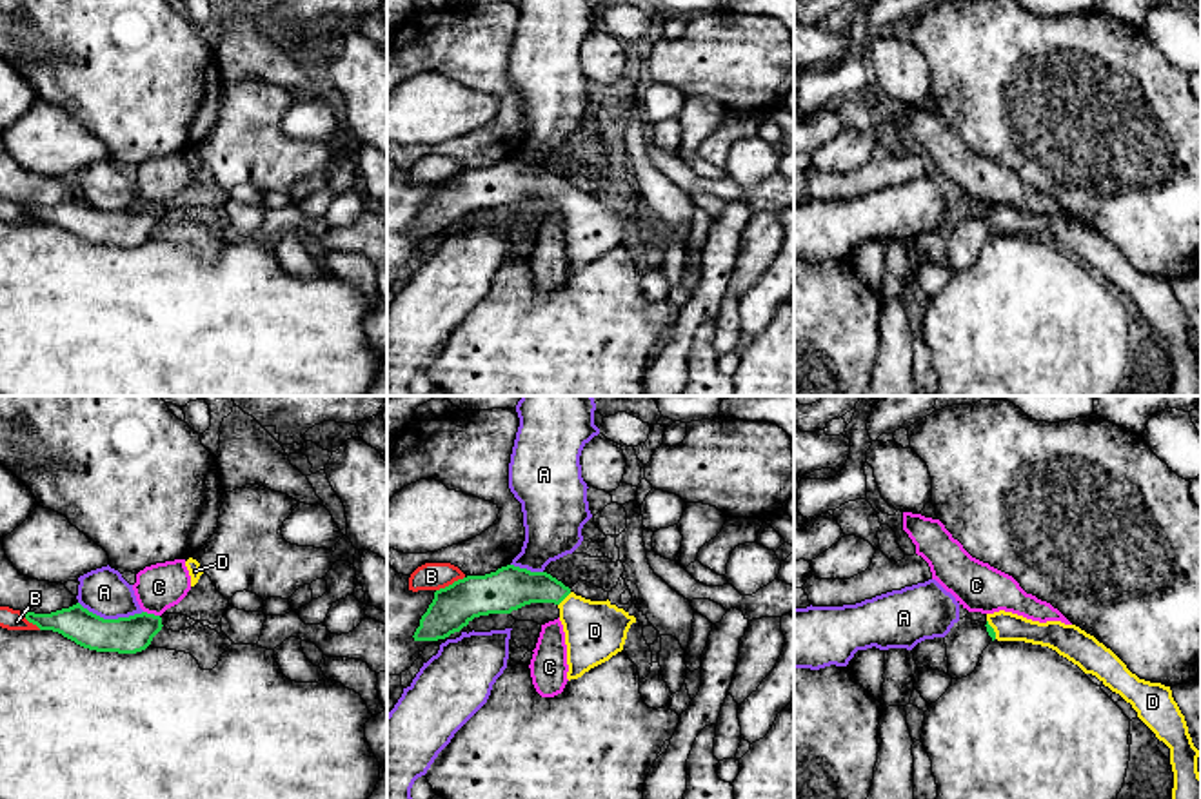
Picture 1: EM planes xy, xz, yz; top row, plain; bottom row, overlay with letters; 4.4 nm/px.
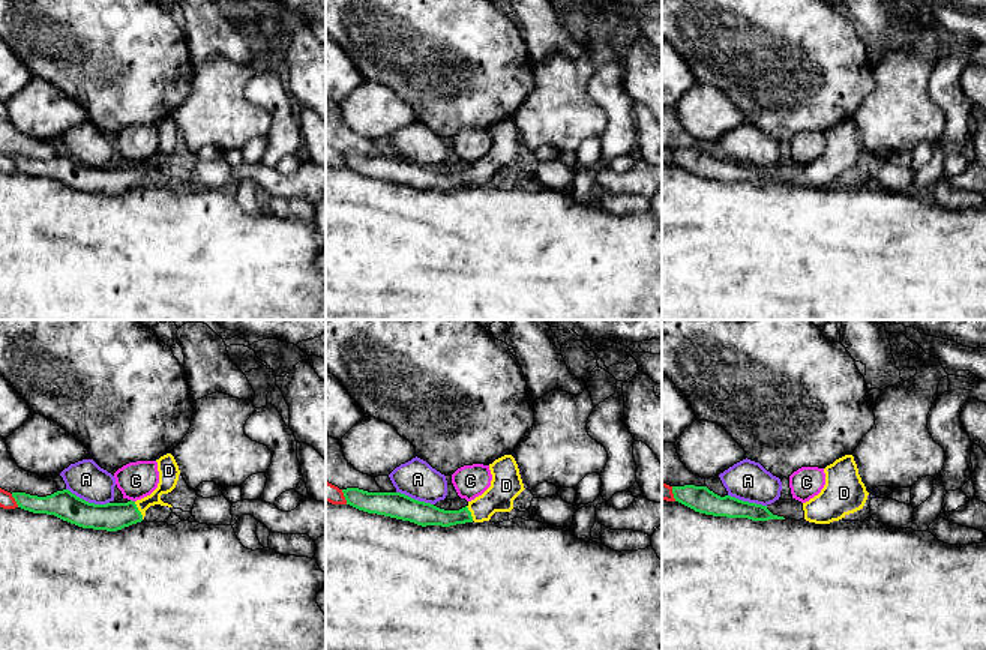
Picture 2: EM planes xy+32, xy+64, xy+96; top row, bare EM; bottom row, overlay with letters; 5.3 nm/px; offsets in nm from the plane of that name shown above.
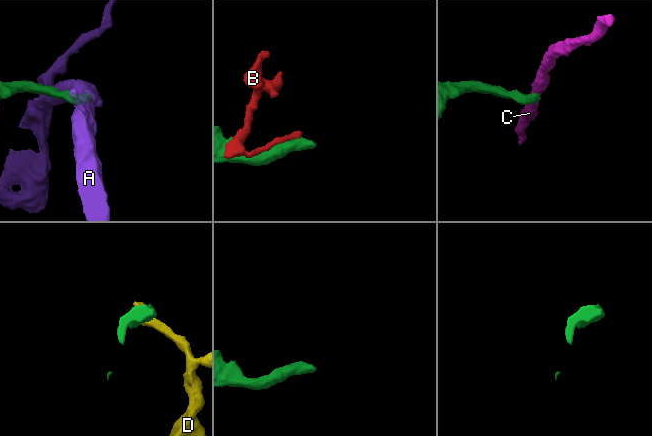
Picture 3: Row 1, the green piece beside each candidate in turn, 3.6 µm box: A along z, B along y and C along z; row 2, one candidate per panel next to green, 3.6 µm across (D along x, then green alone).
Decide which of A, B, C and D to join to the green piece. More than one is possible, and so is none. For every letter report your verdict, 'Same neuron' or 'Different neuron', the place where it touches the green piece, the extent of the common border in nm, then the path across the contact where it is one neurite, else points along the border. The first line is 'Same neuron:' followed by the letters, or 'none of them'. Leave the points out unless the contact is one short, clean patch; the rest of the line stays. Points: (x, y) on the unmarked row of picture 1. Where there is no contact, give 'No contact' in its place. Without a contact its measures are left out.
Same neuron: D
A: Different neuron. Touches green at xy (111, 213). Shared border 300 nm
B: Different neuron. Touches green at xz (449, 178). Shared border 140 nm
C: Different neuron. Touches green at xy (151, 207). Shared border 80 nm. Boundary: xy (144, 204), (158, 209)
D: Same neuron. Touches green at xz (564, 191). Shared border 90 nm. Path across: xz (511, 180), (542, 180), (564, 191), (595, 224)

